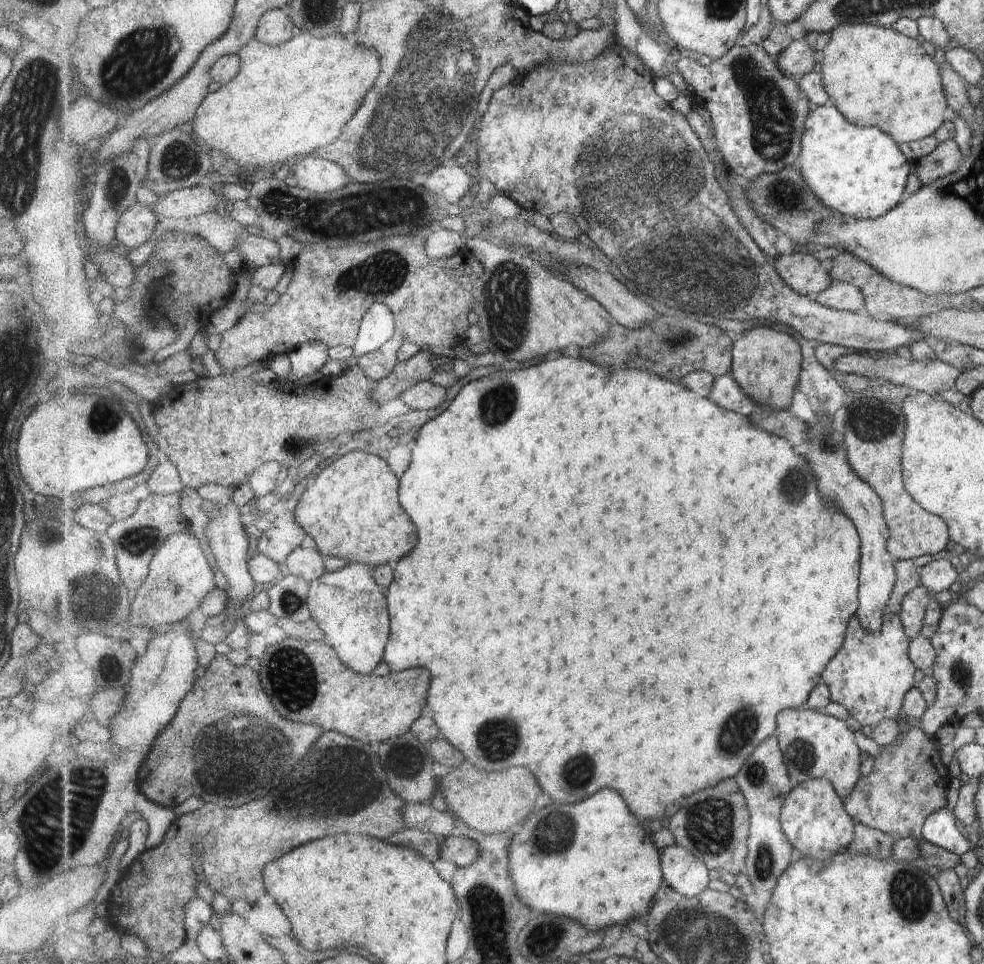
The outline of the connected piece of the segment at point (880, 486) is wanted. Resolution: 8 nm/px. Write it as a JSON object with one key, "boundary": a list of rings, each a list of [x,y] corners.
{"boundary":[[[878,392],[854,397],[844,427],[851,470],[878,495],[889,527],[888,550],[897,561],[937,554],[945,550],[948,540],[948,528],[943,520],[923,510],[903,488],[900,450],[905,428],[900,405]]]}

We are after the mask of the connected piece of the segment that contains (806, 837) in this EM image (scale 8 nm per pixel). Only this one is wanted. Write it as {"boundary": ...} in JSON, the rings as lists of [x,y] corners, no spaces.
{"boundary":[[[822,778],[799,783],[791,791],[784,802],[780,821],[795,850],[799,849],[805,857],[828,859],[841,848],[847,849],[854,840],[853,822],[845,799],[838,795],[831,782]]]}

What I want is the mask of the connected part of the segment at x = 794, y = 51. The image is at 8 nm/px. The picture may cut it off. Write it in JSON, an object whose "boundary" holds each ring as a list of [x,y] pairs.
{"boundary":[[[807,40],[793,41],[778,57],[778,66],[793,78],[811,73],[815,62],[821,60],[821,54],[809,46]]]}

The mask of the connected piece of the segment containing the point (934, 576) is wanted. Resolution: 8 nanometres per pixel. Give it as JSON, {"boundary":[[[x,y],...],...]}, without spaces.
{"boundary":[[[936,560],[919,568],[920,586],[925,587],[929,595],[934,597],[941,590],[954,589],[958,582],[958,574],[951,563]]]}

